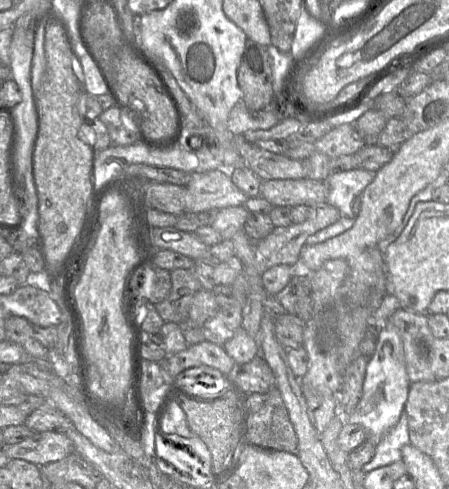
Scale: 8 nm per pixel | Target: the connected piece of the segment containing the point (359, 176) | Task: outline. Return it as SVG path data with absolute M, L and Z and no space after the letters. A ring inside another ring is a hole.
M363 168L331 173L325 180L329 189L327 204L338 208L342 217L355 220L357 216L352 212L352 201L362 194L374 180L376 173Z

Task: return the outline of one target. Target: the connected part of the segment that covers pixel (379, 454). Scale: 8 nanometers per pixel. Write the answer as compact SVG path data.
M404 410L398 423L377 443L372 459L363 467L365 473L402 460L402 448L410 443L408 415Z

